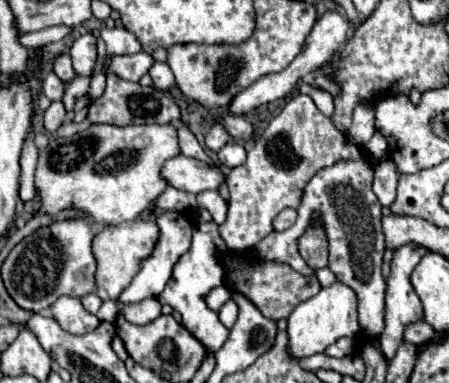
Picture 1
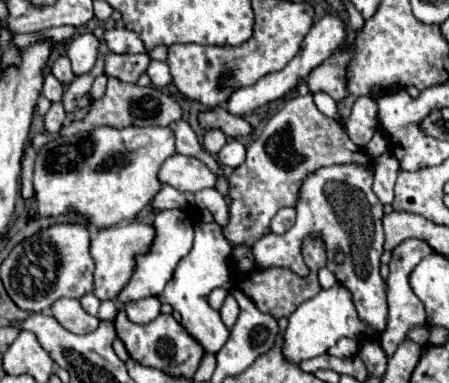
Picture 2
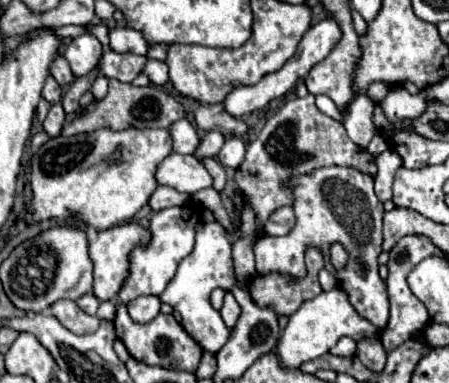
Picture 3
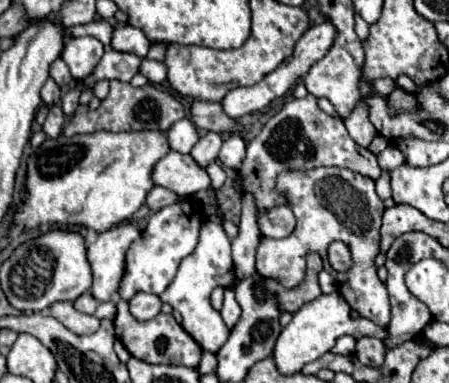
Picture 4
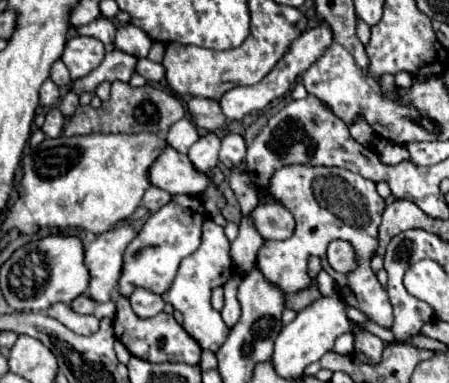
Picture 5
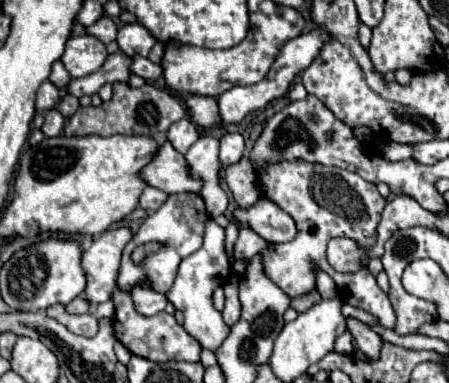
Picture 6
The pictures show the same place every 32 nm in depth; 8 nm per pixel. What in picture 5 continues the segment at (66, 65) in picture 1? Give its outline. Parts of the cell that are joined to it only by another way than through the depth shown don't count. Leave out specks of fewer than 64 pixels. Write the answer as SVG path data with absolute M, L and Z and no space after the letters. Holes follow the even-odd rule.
M56 60L56 62L52 64L52 70L50 70L50 80L52 80L56 86L60 86L60 88L70 86L72 78L70 78L70 72L68 72L68 68L64 66L64 62L62 62L62 60Z

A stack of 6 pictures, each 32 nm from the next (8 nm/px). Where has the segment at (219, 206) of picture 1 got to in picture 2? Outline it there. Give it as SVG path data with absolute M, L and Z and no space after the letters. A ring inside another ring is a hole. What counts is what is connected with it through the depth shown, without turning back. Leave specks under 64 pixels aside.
M206 188L206 190L200 190L194 194L196 198L196 206L200 208L206 208L212 212L214 220L220 224L220 226L226 226L228 224L228 206L222 198L222 194L214 188Z

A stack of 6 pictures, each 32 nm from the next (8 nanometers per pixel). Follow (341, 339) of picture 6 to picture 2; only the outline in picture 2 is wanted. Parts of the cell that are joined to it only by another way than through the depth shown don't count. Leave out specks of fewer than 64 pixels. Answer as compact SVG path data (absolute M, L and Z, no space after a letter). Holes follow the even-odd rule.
M340 338L336 346L332 346L328 350L328 354L338 356L338 358L346 358L346 356L354 356L358 352L358 342L352 338Z

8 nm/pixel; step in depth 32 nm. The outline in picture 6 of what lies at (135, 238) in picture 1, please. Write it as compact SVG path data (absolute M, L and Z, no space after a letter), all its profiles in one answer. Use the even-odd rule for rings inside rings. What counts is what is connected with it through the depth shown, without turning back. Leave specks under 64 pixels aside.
M112 228L106 230L100 238L96 238L90 250L82 254L82 268L86 274L84 298L92 306L110 300L110 294L116 288L120 256L130 238L130 228Z

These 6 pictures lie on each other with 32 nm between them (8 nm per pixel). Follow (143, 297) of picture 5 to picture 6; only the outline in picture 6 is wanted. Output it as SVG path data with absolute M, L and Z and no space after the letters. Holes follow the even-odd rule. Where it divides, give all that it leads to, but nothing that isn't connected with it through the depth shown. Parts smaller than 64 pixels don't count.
M136 286L132 290L132 300L136 304L136 310L144 316L152 316L152 314L158 314L166 308L168 300L164 294L156 292L156 290L150 290L150 288L140 288Z

